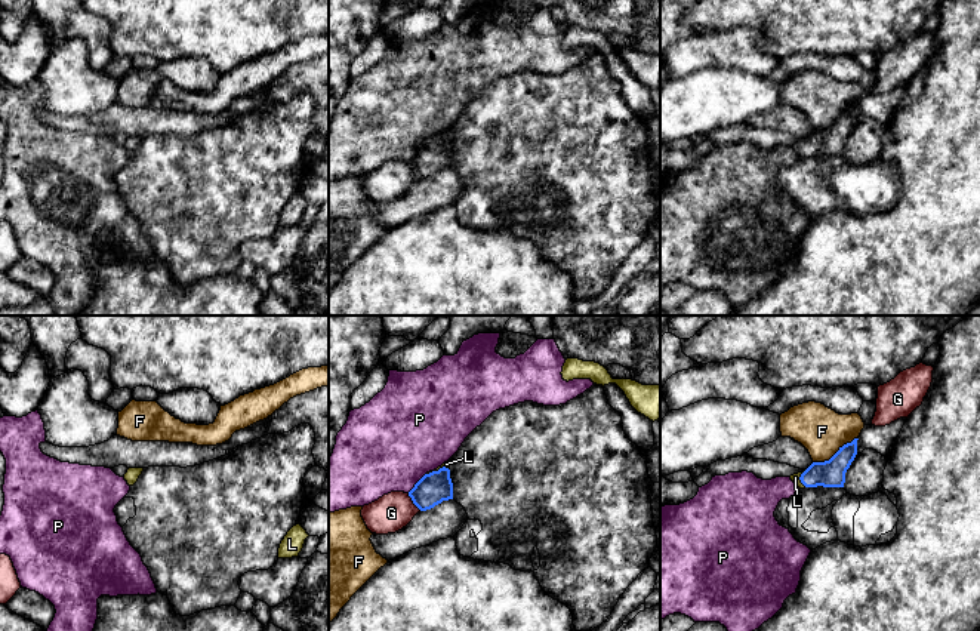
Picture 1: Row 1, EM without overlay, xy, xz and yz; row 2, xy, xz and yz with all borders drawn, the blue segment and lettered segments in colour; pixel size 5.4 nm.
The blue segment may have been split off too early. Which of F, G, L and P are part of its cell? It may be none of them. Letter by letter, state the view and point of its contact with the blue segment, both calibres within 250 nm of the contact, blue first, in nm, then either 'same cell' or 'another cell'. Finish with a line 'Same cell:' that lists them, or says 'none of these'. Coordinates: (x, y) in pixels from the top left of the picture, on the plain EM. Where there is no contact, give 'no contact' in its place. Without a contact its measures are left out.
F: contact yz (837, 120); calibres 150 and 260 nm; another cell
G: contact xz (413, 171); calibres 170 and 200 nm; another cell
L: contact xz (438, 138); calibres 170 and 30 nm; same cell
P: contact xz (416, 151); calibres 170 and 480 nm; another cell
Same cell: L

